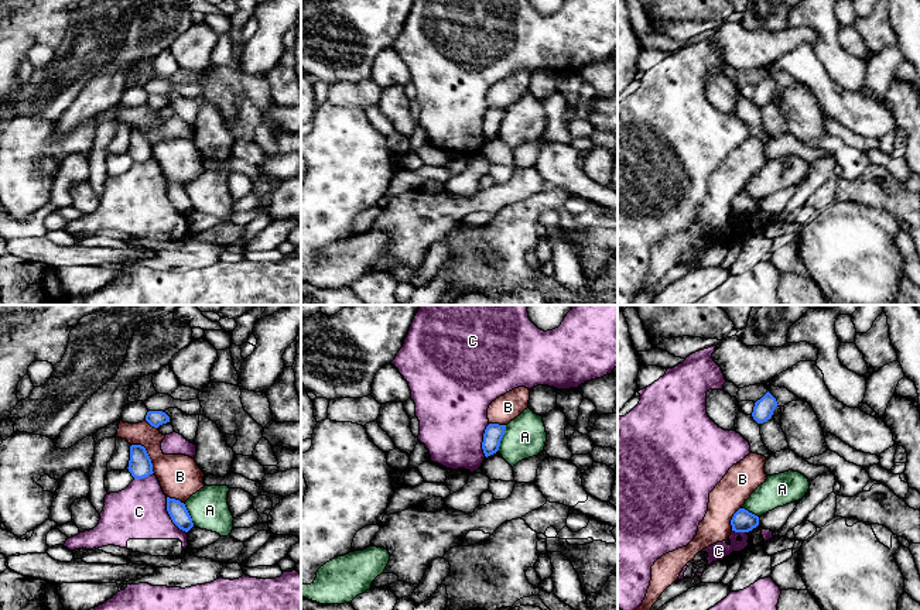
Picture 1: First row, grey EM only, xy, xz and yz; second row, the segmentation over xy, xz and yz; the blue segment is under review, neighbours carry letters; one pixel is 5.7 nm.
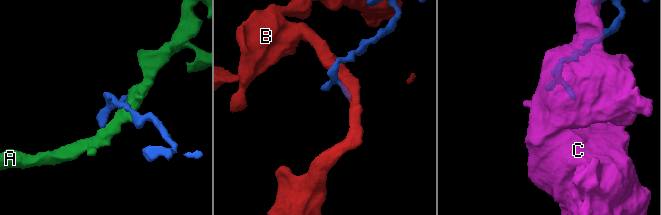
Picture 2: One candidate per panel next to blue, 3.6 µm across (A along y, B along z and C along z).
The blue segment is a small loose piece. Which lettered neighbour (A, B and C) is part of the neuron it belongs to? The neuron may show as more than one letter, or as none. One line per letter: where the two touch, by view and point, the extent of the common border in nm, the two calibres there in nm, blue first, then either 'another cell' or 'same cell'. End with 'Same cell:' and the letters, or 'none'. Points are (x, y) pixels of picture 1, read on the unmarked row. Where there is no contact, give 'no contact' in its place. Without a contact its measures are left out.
A: contact xz (502, 120); length 160 nm; calibres 110 and 240 nm; another cell
B: contact xy (147, 137); length 220 nm; calibres 140 and 240 nm; another cell
C: contact xy (170, 199); length 240 nm; calibres 110 and 320 nm; another cell
Same cell: none

